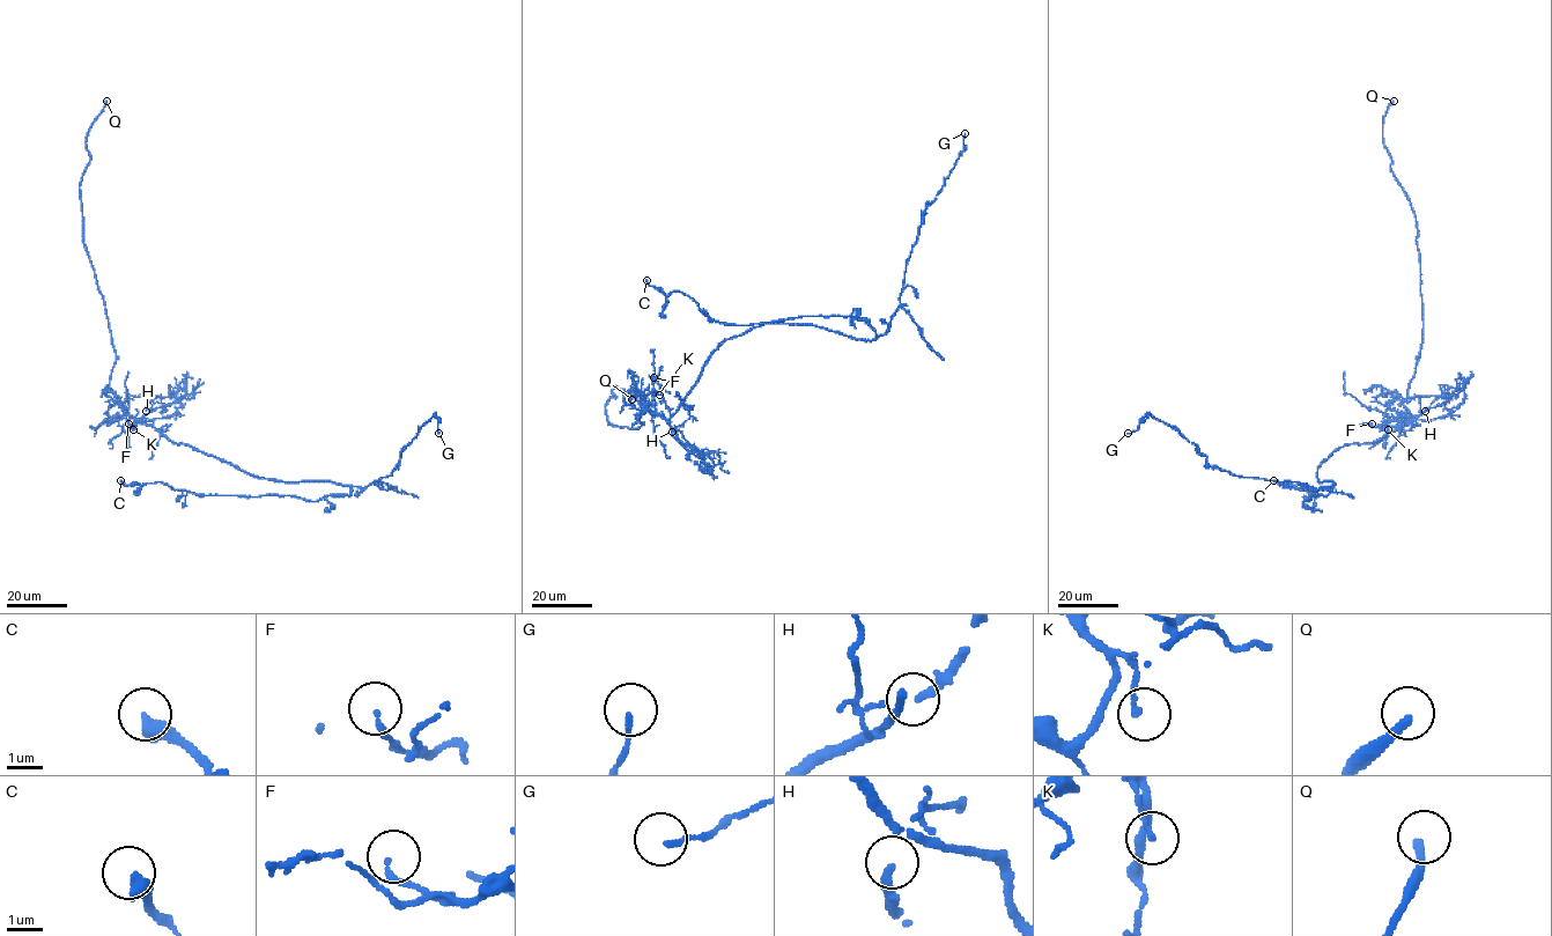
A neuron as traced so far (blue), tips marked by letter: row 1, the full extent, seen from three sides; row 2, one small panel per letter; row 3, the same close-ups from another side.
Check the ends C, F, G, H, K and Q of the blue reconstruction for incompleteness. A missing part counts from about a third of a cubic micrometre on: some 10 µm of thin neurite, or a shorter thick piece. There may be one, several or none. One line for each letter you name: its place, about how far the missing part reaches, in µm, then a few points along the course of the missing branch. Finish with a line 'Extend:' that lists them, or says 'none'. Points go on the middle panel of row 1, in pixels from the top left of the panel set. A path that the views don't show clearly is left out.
Q: place (632, 399); missing 6 µm
Extend: Q

